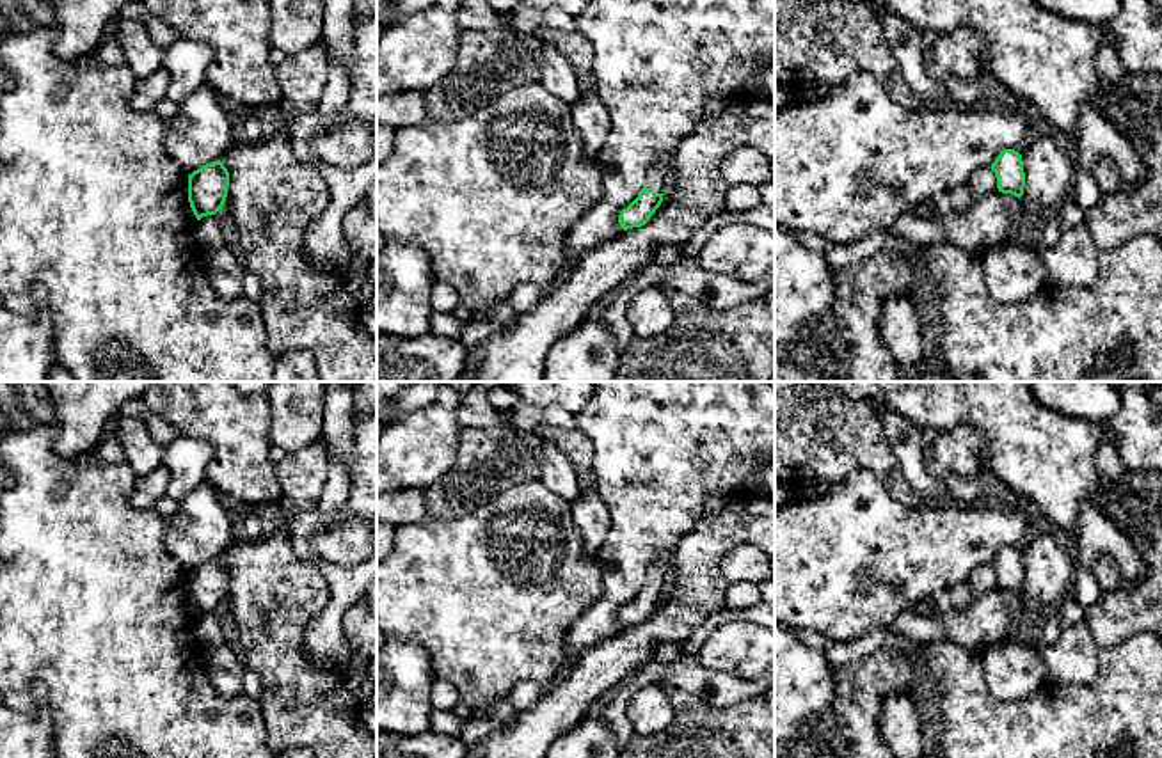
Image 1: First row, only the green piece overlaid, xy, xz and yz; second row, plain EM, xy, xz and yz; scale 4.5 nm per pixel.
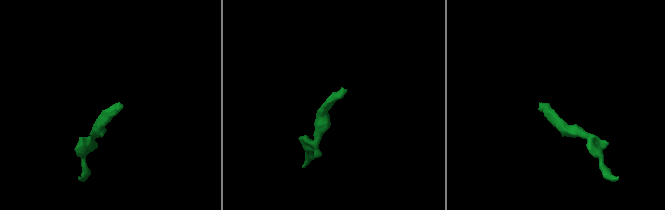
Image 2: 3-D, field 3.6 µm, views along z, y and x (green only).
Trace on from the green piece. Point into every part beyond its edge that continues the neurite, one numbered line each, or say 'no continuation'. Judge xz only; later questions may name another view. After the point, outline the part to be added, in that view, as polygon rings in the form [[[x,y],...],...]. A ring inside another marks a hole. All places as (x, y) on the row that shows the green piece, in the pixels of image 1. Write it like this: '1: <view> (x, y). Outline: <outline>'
1: xz (658, 174). Outline: [[[673,153],[656,162],[647,172],[645,186],[657,193],[665,193],[672,174],[672,165],[673,165]]]

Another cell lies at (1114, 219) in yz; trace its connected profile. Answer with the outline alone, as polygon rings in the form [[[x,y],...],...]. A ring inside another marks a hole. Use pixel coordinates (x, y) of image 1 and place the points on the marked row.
[[[1126,73],[1121,98],[1144,98],[1150,112],[1126,140],[1148,167],[1142,186],[1105,195],[1086,211],[1086,225],[1100,250],[1112,249],[1135,234],[1153,234],[1162,241],[1162,75]]]

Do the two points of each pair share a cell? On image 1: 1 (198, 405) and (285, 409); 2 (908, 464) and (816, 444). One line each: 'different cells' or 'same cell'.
1: different cells
2: different cells

